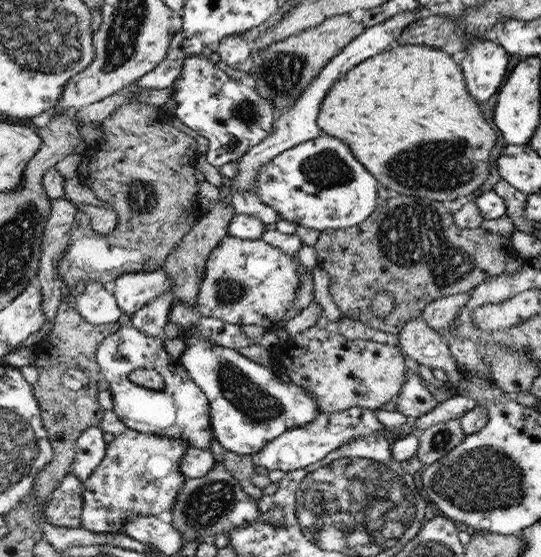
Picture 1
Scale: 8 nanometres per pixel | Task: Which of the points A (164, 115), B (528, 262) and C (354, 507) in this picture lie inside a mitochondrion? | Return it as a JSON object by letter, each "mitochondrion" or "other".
{"A":"other","B":"other","C":"mitochondrion"}

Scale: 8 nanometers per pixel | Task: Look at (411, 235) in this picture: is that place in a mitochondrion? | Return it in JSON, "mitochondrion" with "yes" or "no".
{"mitochondrion":"yes"}

